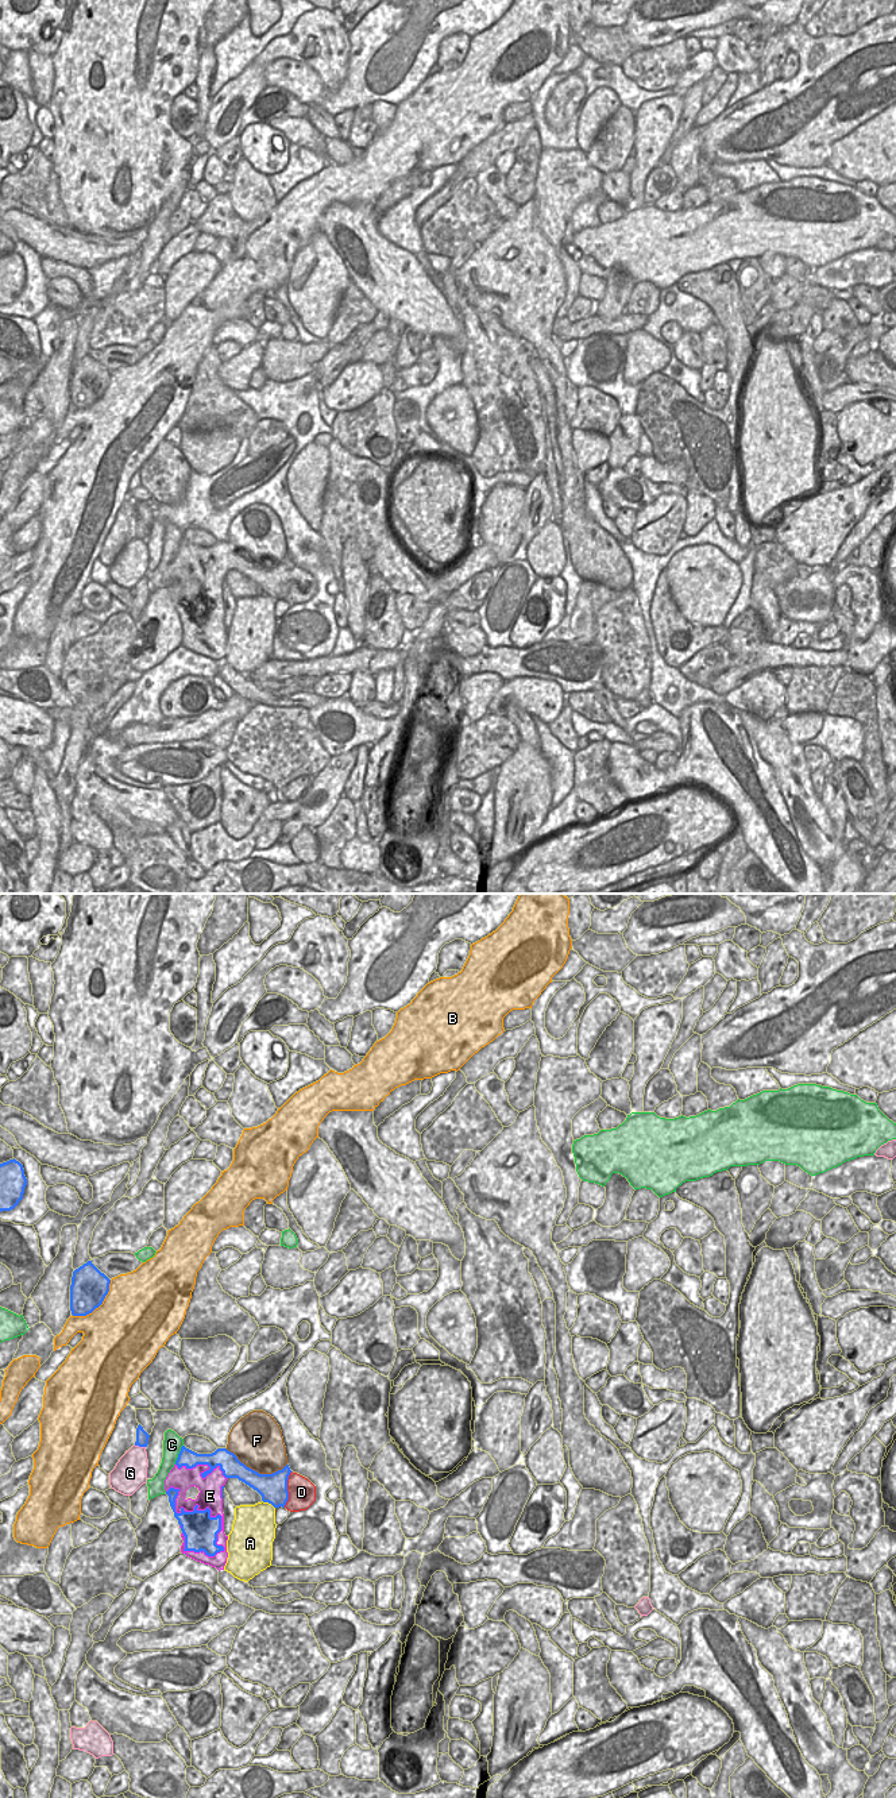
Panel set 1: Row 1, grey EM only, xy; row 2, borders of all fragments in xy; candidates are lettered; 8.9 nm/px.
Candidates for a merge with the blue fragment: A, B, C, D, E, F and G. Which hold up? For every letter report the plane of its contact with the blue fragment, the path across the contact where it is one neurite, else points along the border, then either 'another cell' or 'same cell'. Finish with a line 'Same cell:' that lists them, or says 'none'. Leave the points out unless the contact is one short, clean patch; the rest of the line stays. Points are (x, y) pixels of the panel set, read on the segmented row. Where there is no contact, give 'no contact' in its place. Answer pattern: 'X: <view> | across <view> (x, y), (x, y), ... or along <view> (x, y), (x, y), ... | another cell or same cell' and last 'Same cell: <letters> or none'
A: xy | another cell
B: xy | another cell
C: xy | another cell
D: xy | another cell
E: xy | same cell
F: xy | another cell
G: xy | another cell
Same cell: E

